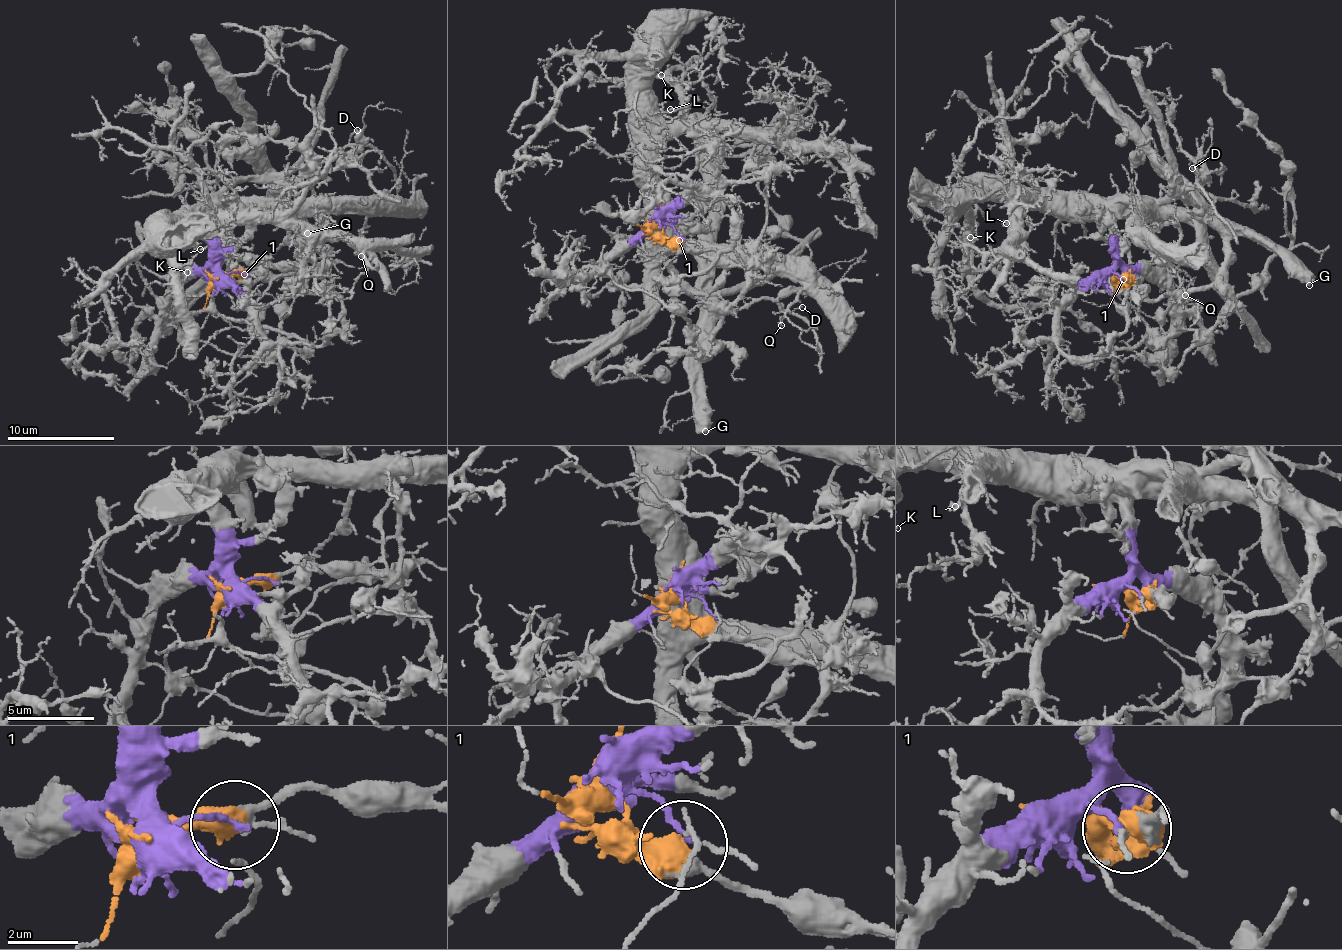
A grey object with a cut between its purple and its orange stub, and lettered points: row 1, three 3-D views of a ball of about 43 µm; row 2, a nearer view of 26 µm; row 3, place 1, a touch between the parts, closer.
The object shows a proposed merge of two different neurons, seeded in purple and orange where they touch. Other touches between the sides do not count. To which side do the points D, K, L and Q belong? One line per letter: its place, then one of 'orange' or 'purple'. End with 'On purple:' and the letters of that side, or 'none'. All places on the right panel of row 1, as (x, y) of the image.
D: place (1192, 168); orange
K: place (970, 237); purple
L: place (1006, 223); purple
Q: place (1185, 295); purple
On purple: K, L, Q

